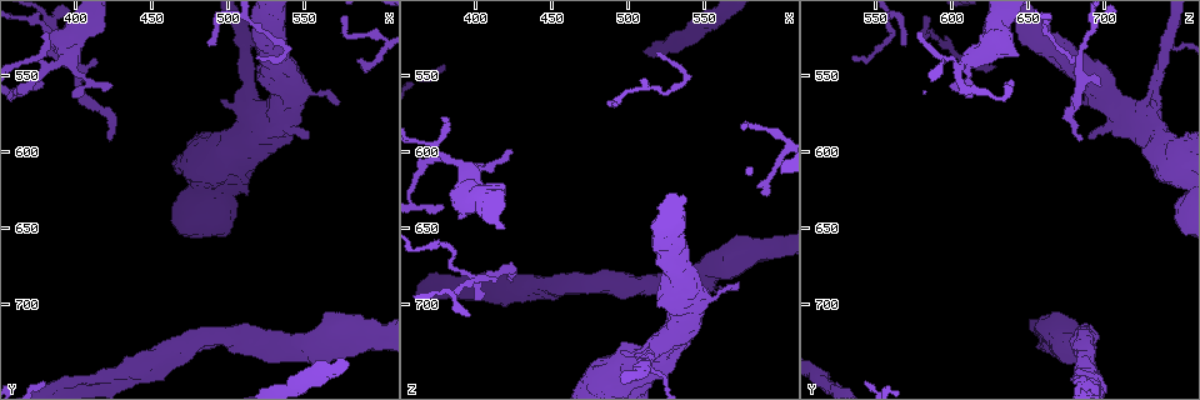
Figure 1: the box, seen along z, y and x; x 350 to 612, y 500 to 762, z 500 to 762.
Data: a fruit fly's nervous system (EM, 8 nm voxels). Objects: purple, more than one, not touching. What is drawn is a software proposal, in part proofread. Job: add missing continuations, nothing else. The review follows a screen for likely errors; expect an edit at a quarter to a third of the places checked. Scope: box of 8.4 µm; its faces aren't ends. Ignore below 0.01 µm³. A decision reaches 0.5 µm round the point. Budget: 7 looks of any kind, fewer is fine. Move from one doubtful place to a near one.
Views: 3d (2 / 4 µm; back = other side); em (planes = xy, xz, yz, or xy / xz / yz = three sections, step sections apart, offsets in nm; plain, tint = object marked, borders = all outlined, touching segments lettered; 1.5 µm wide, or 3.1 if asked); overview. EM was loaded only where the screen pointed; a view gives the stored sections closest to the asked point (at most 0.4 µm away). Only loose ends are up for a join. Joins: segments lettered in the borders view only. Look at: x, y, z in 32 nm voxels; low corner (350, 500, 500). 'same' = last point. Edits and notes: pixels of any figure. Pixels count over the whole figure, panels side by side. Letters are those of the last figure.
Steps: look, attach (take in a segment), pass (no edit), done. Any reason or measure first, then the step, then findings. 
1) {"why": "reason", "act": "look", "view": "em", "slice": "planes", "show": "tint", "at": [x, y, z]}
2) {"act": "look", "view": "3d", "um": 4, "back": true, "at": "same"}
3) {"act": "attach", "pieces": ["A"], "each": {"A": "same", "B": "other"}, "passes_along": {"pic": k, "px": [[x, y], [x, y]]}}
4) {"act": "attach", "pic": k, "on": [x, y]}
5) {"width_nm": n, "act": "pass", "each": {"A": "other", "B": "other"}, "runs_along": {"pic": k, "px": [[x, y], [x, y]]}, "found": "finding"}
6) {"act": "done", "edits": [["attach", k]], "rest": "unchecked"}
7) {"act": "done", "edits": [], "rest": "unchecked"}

{"why": "tapers out", "act": "look", "view": "em", "slice": "planes", "show": "borders", "at": [424, 556, 600]}

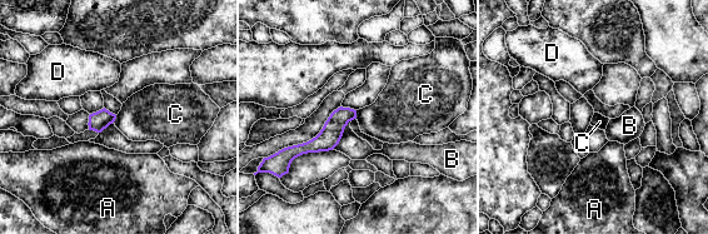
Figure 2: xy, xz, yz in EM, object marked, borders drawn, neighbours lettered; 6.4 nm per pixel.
{"longest_contact_nm": ["B", 220], "act": "pass", "each": {"A": "other", "B": "other", "C": "other", "D": "other"}, "border": {"pic": 2, "px": [[355, 110], [357, 118]]}, "found": "none of them fits"}

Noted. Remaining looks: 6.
{"why": "an open end", "act": "look", "view": "3d", "um": 2, "at": [380, 522, 576]}

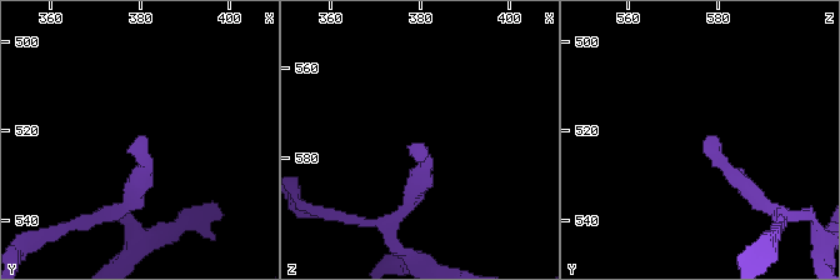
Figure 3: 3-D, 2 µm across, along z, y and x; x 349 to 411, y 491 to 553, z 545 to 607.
{"act": "look", "view": "em", "slice": "planes", "show": "borders", "at": [379, 522, 577]}

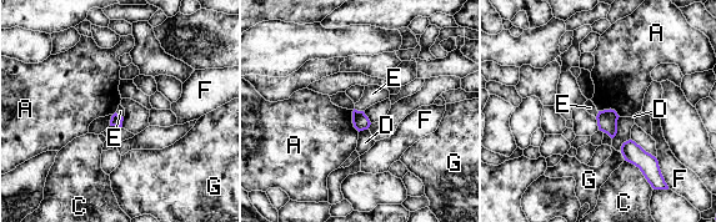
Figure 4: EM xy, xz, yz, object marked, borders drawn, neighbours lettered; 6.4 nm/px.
{"longest_contact_nm": ["C", 220], "act": "pass", "each": {"A": "other", "C": "other", "D": "other", "E": "other", "F": "other", "G": "other"}, "found": "none of them fits"}

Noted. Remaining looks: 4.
{"why": "an open end", "act": "look", "view": "em", "slice": "planes", "show": "borders", "at": [422, 590, 684]}

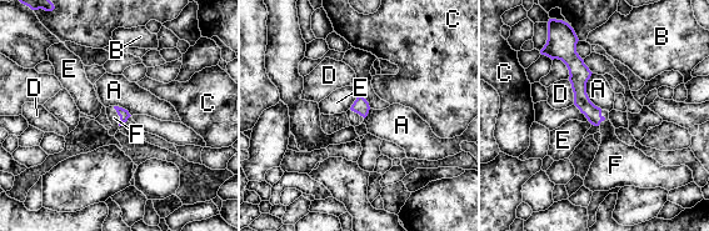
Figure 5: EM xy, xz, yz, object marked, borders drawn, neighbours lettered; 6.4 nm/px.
{"act": "attach", "pieces": ["F"], "each": {"A": "other", "B": "other", "C": "other", "D": "other", "E": "other", "F": "same"}, "passes_along": {"pic": 5, "px": [[124, 114], [119, 115], [113, 116]]}, "found": "it goes on there"}

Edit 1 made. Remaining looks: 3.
{"act": "done", "edits": [["attach", 5]], "rest": "unchecked"}

